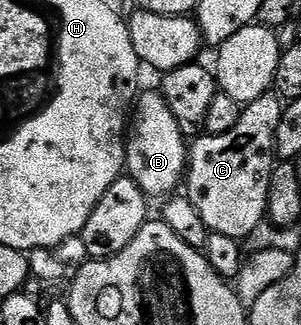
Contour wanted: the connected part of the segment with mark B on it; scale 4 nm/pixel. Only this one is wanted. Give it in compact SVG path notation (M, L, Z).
M143 90L137 96L125 142L125 170L144 194L158 199L173 194L187 172L186 137L181 133L177 119L157 90Z

